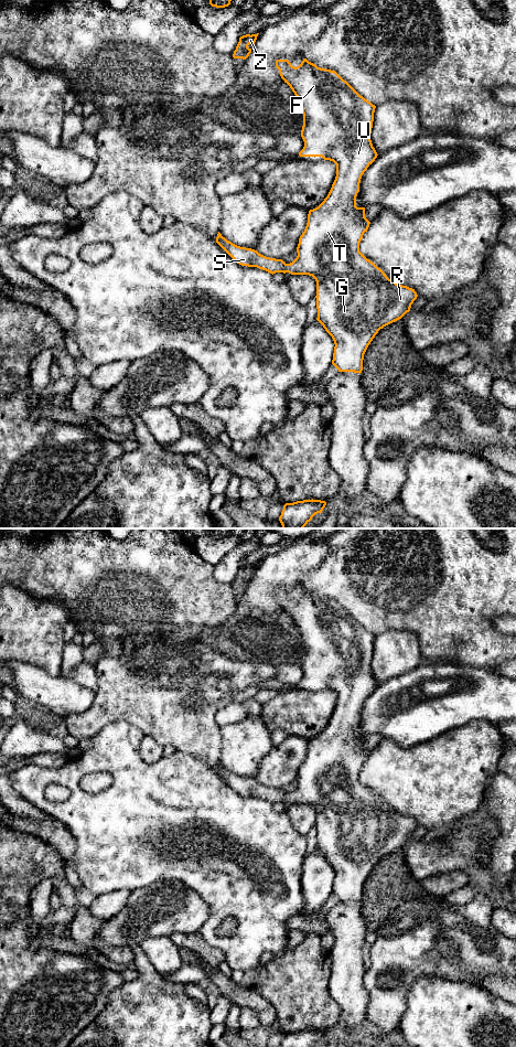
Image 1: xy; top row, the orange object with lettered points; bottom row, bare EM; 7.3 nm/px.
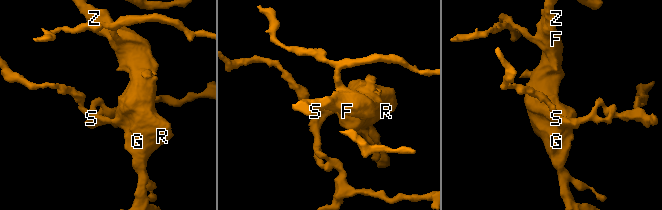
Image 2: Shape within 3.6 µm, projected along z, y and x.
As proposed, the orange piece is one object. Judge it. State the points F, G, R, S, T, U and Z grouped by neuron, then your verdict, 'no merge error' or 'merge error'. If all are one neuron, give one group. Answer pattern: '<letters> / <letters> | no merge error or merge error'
F G R S T U Z | no merge error

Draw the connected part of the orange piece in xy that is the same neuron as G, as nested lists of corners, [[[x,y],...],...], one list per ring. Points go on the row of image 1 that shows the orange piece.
[[[303,58],[301,64],[297,67],[292,66],[291,63],[288,60],[277,60],[276,61],[276,67],[279,70],[281,78],[287,83],[294,95],[298,98],[298,102],[301,106],[302,114],[303,114],[303,126],[301,130],[301,137],[304,141],[303,149],[299,152],[300,157],[322,157],[324,160],[333,161],[336,164],[336,177],[332,184],[332,188],[327,194],[327,196],[324,199],[324,201],[315,209],[310,210],[308,214],[308,223],[305,226],[304,232],[299,238],[299,244],[297,247],[298,256],[297,258],[290,263],[286,264],[282,259],[276,259],[266,257],[261,254],[259,254],[257,250],[246,247],[240,247],[232,242],[227,241],[225,237],[222,236],[222,234],[218,232],[216,237],[216,243],[239,265],[241,266],[248,266],[248,267],[257,267],[259,269],[266,270],[270,274],[276,273],[289,273],[291,275],[309,275],[312,276],[316,281],[316,309],[318,309],[318,318],[316,320],[323,325],[325,331],[332,336],[334,341],[334,353],[333,353],[333,360],[332,364],[338,370],[338,372],[354,372],[354,373],[362,373],[363,371],[363,360],[364,354],[375,338],[375,335],[378,333],[380,329],[384,327],[401,319],[407,312],[410,311],[411,305],[417,299],[418,295],[415,291],[415,289],[409,288],[407,286],[402,286],[399,284],[396,284],[391,279],[389,279],[385,273],[378,268],[373,261],[367,259],[361,252],[359,252],[359,243],[363,238],[363,235],[365,232],[367,232],[370,222],[365,217],[365,207],[357,207],[356,206],[356,196],[359,192],[359,183],[362,175],[367,170],[367,168],[375,161],[377,158],[377,152],[375,148],[373,147],[372,140],[370,140],[370,133],[373,128],[373,121],[374,121],[374,113],[376,106],[373,105],[370,102],[365,99],[363,96],[361,96],[346,81],[344,81],[335,71],[326,70],[318,67],[315,64],[309,62],[307,58]]]

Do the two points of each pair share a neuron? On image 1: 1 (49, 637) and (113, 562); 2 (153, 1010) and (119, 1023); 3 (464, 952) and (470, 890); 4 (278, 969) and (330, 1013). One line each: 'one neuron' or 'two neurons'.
1: two neurons
2: one neuron
3: two neurons
4: one neuron

